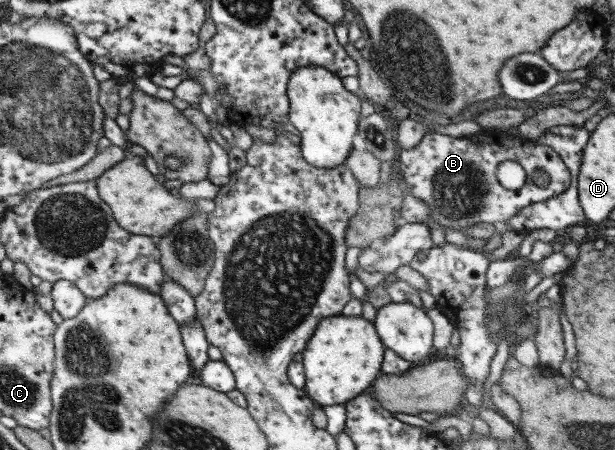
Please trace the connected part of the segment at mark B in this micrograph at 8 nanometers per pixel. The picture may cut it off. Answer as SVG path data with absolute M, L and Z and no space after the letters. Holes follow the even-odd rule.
M503 128L481 129L476 134L458 138L436 132L426 133L418 146L400 151L396 167L403 175L405 189L416 198L420 198L422 202L426 202L430 220L438 224L444 233L446 230L464 232L466 228L480 222L491 227L492 222L502 222L521 208L554 197L570 185L568 170L561 162L561 158L549 146L538 145L532 143L531 139L510 135ZM505 161L516 162L526 174L524 183L516 190L502 187L496 179L497 167Z

